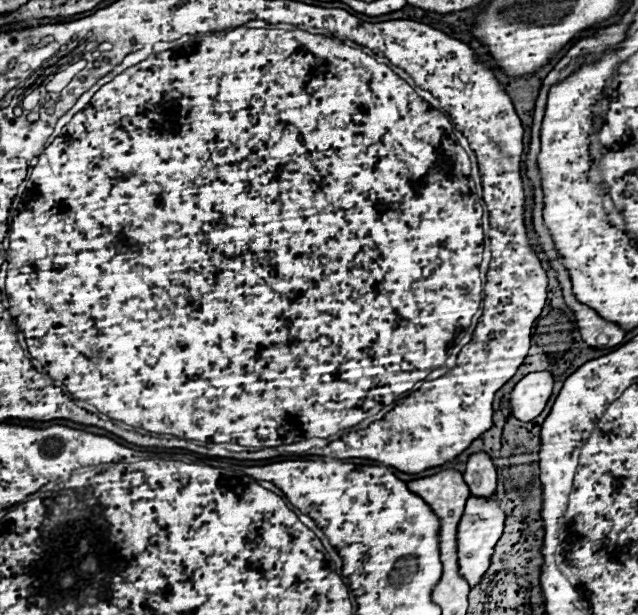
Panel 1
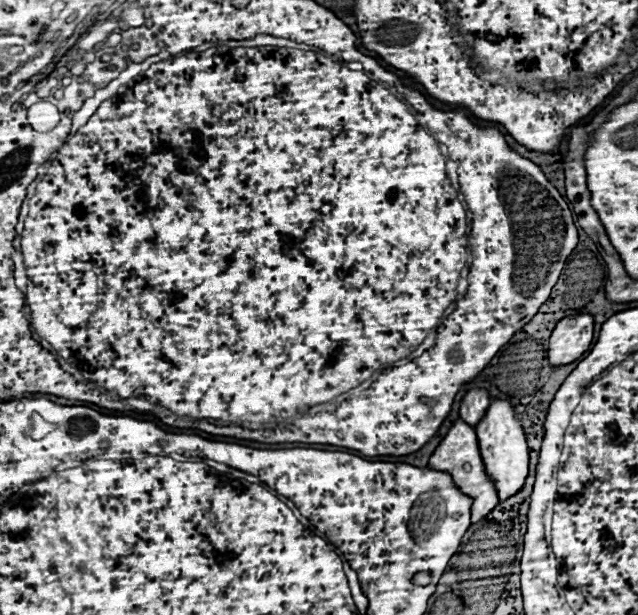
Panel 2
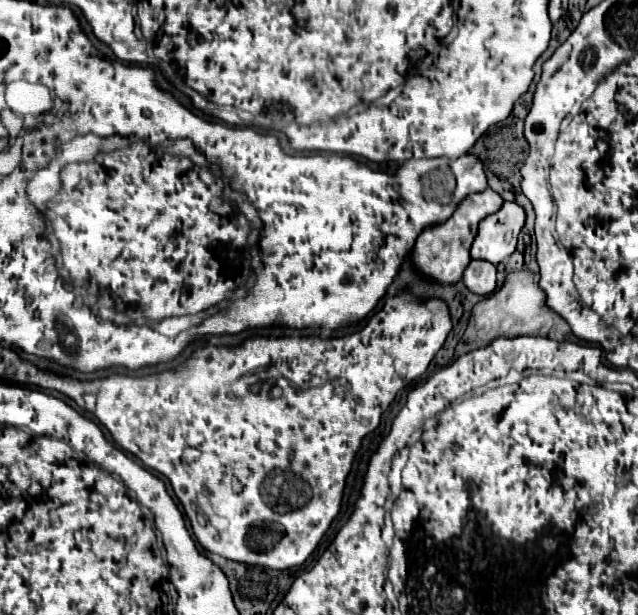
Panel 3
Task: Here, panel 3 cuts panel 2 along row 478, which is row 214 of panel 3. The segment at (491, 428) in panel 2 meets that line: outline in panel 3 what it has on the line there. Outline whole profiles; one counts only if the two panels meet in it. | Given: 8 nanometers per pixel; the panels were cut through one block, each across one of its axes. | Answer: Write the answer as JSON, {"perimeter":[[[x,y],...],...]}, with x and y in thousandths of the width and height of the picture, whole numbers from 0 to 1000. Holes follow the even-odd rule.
{"perimeter":[[[790,328],[787,338],[755,358],[746,390],[737,407],[740,423],[762,423],[771,429],[790,426],[812,393],[812,380],[821,367],[821,338],[806,328]]]}

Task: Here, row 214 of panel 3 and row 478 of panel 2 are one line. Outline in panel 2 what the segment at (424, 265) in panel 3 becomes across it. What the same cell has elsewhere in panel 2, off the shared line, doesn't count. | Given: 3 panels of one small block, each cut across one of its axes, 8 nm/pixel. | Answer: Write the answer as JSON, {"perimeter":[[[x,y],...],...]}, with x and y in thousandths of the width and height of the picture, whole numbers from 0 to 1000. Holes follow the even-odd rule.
{"perimeter":[[[715,683],[712,686],[712,693],[699,706],[699,712],[690,719],[690,725],[683,728],[683,735],[677,738],[677,745],[671,751],[671,761],[674,764],[693,764],[693,767],[705,771],[712,777],[712,787],[734,810],[740,810],[740,852],[759,846],[768,836],[768,829],[774,829],[774,823],[781,820],[781,807],[774,800],[777,793],[774,793],[771,780],[762,774],[762,767],[759,767],[759,751],[752,745],[746,702],[730,686],[724,686],[724,683]]]}

